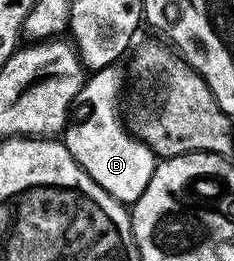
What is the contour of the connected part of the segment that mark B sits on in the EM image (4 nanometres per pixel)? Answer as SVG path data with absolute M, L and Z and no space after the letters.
M113 65L91 72L76 98L76 103L88 112L77 123L76 120L69 122L62 132L62 141L66 149L70 149L70 157L74 157L74 161L78 161L78 165L82 165L82 169L86 169L86 173L94 177L94 181L98 181L110 197L131 205L142 197L143 187L150 185L158 156L128 130L122 118L122 92L125 87L126 71L123 66Z

